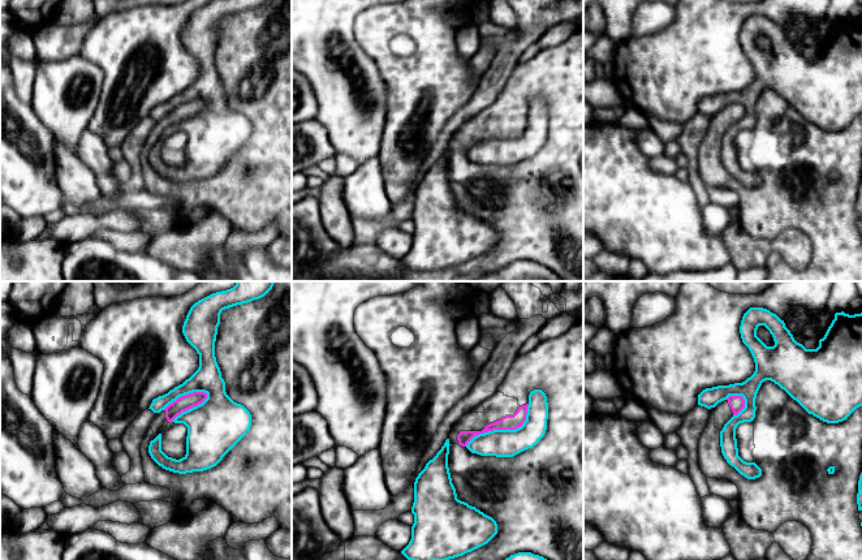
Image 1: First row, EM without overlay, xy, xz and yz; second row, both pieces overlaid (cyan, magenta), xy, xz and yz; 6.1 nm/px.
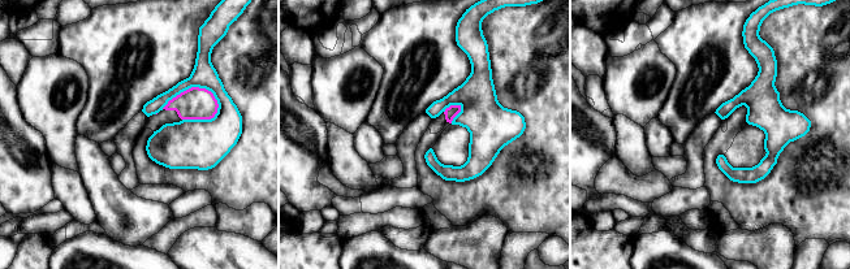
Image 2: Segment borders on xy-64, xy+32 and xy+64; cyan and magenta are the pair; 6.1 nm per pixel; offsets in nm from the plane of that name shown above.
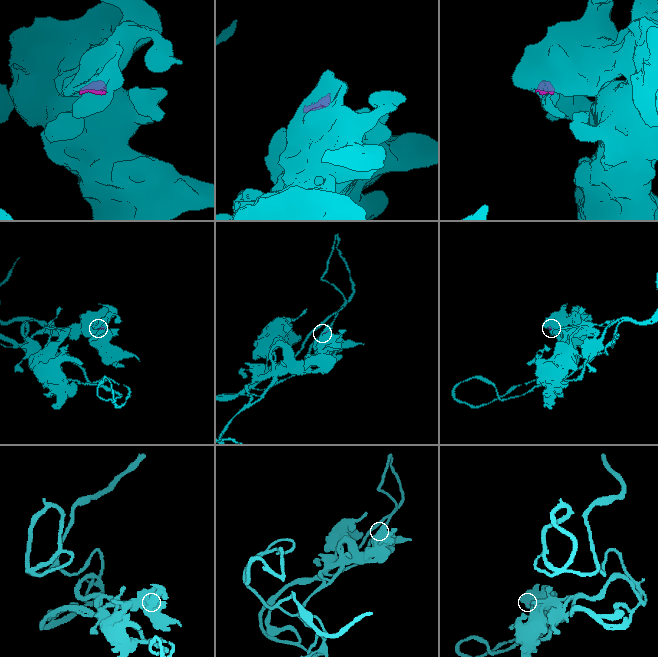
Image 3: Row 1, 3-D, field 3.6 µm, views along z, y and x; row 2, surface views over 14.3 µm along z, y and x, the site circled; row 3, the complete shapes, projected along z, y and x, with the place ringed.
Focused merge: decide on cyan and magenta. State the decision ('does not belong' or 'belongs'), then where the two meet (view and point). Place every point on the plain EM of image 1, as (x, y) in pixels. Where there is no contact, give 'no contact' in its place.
does not belong; meets cyan in xy at (185, 102)

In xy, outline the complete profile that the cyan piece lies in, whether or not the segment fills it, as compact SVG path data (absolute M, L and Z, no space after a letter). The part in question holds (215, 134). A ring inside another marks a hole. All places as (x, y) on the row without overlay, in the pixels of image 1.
M216 0L199 8L190 16L182 34L182 42L186 49L199 63L199 76L182 92L174 95L168 102L154 107L148 117L154 121L160 121L178 105L193 100L204 100L207 107L202 112L182 120L172 129L174 132L184 132L188 135L186 163L182 167L176 168L168 165L161 159L161 142L150 150L148 161L163 177L178 182L211 177L216 175L250 138L250 120L243 113L234 111L225 100L225 90L221 86L221 79L215 65L215 49L223 18L259 8L267 1L268 0Z

